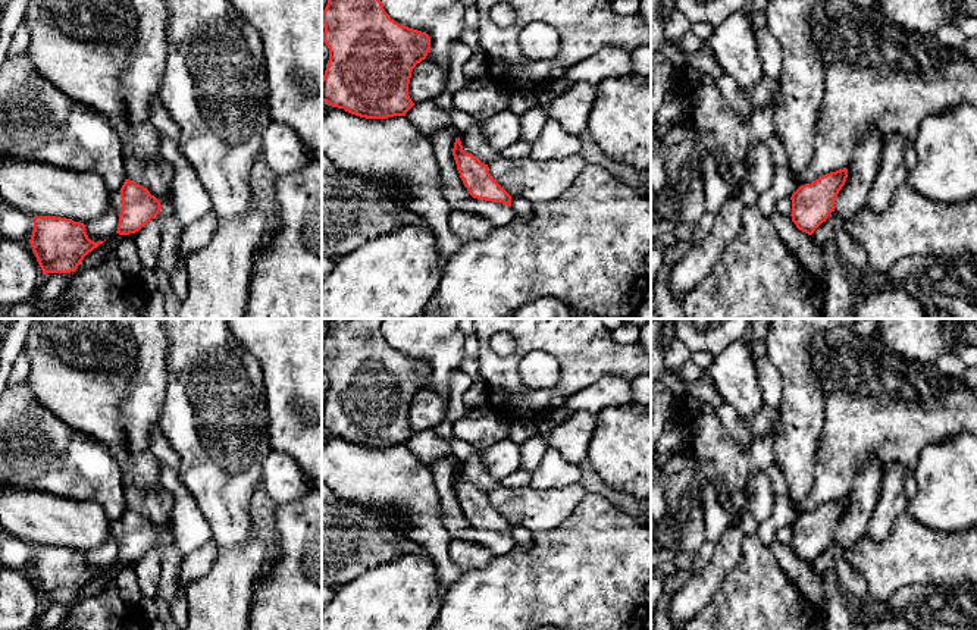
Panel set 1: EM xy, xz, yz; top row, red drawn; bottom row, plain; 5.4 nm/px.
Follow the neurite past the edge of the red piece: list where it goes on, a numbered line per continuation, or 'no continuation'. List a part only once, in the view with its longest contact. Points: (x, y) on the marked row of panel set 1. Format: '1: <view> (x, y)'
no continuation

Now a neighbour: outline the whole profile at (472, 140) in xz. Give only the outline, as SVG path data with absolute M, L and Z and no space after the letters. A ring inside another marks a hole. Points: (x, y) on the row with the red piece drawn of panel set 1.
M480 125L467 129L460 137L460 141L466 153L473 154L485 164L491 164L501 157L501 151L495 150L491 144L485 141Z

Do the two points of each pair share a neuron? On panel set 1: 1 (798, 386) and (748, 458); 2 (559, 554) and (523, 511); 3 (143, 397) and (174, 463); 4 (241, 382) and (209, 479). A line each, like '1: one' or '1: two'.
1: two
2: two
3: two
4: one

